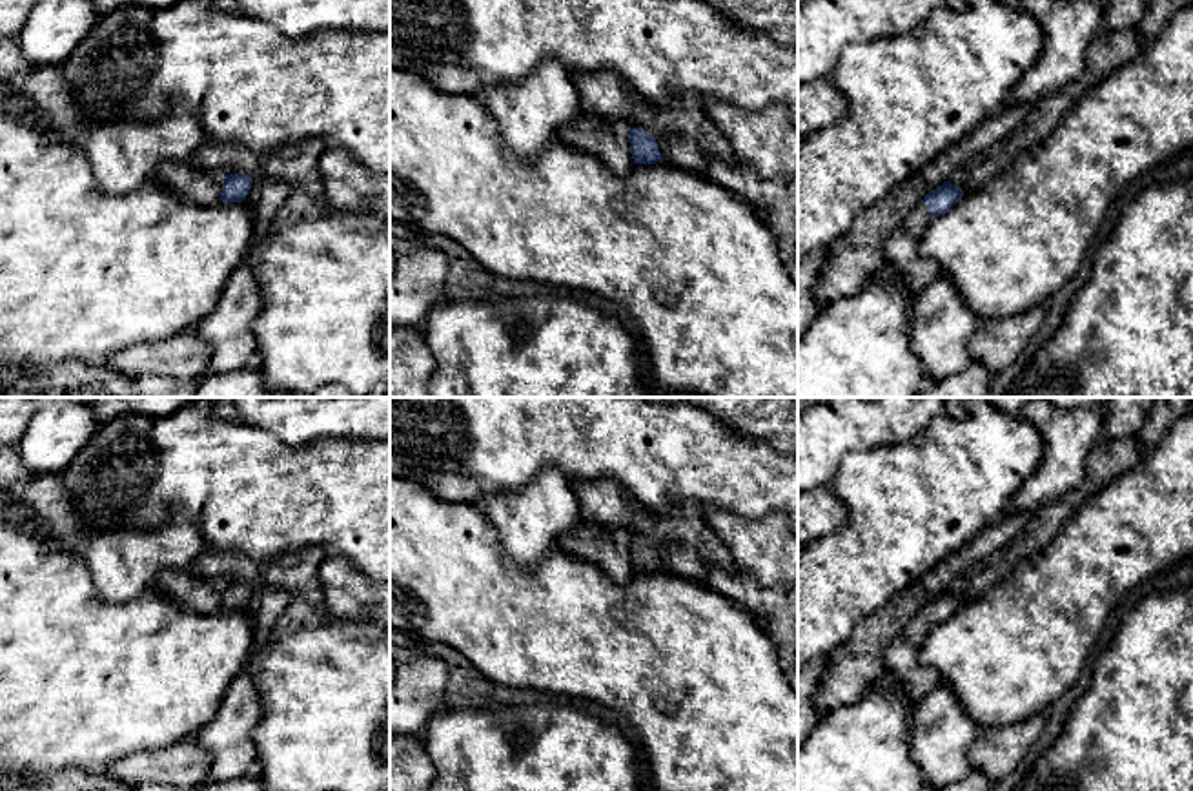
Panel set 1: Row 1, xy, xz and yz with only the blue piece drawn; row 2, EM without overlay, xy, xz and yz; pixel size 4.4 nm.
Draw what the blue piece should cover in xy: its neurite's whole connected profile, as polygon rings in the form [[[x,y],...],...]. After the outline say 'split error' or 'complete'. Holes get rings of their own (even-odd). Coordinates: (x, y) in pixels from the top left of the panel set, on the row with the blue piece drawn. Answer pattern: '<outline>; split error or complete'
[[[229,173],[220,191],[222,202],[246,202],[253,213],[253,242],[270,230],[277,211],[295,188],[284,179],[257,179],[244,173]]]; split error

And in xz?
[[[628,128],[630,153],[636,164],[667,162],[685,171],[705,175],[703,148],[692,139],[654,139],[643,128]]]; split error

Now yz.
[[[945,180],[929,191],[883,242],[885,262],[907,279],[914,295],[922,293],[940,275],[938,264],[933,259],[922,257],[918,244],[931,221],[947,213],[962,197],[964,190]]]; split error

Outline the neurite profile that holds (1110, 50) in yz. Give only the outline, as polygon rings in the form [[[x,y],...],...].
[[[1137,27],[1102,31],[1087,49],[1082,77],[1038,100],[1020,131],[1005,135],[1000,142],[978,153],[949,182],[960,186],[964,195],[984,188],[993,177],[1007,170],[1022,149],[1047,139],[1086,91],[1135,58],[1142,47]]]

